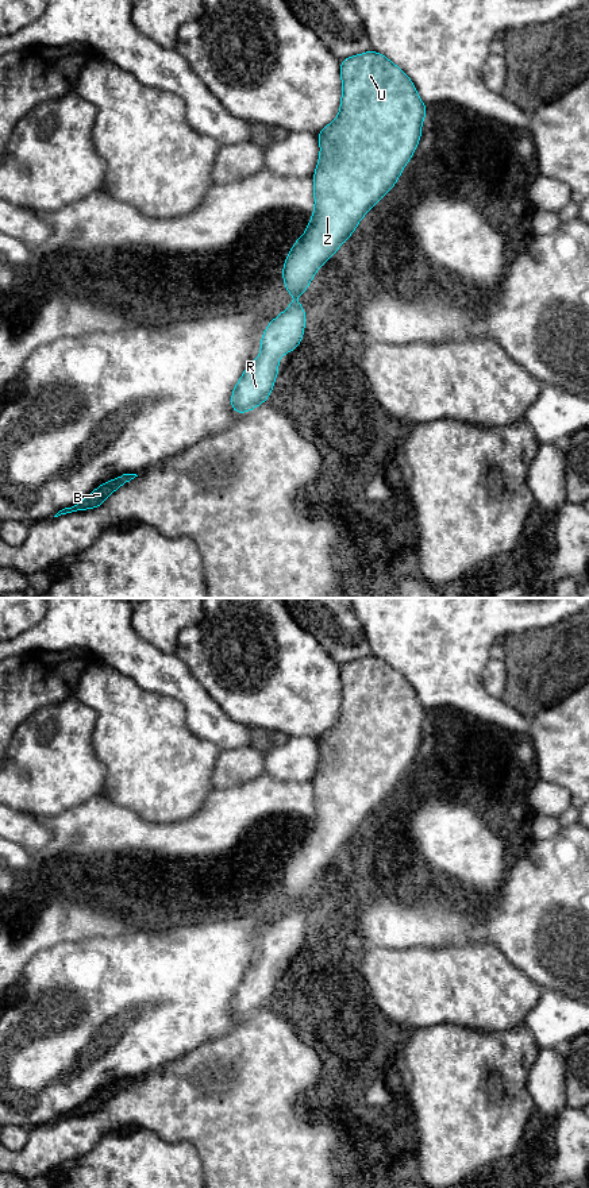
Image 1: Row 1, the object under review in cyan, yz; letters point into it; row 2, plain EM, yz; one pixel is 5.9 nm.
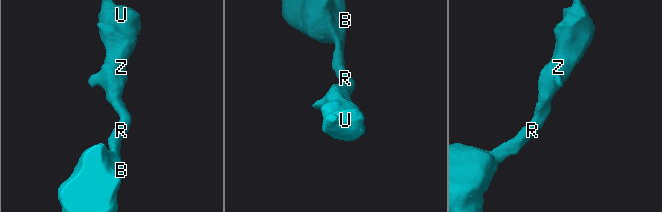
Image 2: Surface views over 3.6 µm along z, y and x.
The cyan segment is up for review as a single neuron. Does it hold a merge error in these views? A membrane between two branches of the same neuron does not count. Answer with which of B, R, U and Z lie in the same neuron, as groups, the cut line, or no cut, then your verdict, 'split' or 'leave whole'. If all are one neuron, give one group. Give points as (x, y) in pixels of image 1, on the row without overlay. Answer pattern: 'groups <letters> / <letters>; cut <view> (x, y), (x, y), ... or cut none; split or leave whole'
groups B R U Z; cut none; leave whole

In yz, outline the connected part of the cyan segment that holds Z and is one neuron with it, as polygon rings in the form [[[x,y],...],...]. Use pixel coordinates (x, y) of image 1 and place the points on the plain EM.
[[[377,656],[342,664],[342,706],[338,722],[319,738],[320,761],[313,779],[315,814],[305,838],[285,863],[282,883],[293,907],[267,929],[261,942],[261,958],[250,967],[231,999],[231,1012],[247,1018],[266,1007],[278,980],[278,964],[303,946],[307,926],[296,906],[317,873],[350,842],[358,828],[396,788],[421,741],[427,713],[413,687],[392,666]]]

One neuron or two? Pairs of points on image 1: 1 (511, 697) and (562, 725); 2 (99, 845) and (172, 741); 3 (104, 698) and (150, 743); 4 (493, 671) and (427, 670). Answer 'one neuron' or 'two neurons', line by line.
1: two neurons
2: two neurons
3: one neuron
4: two neurons

